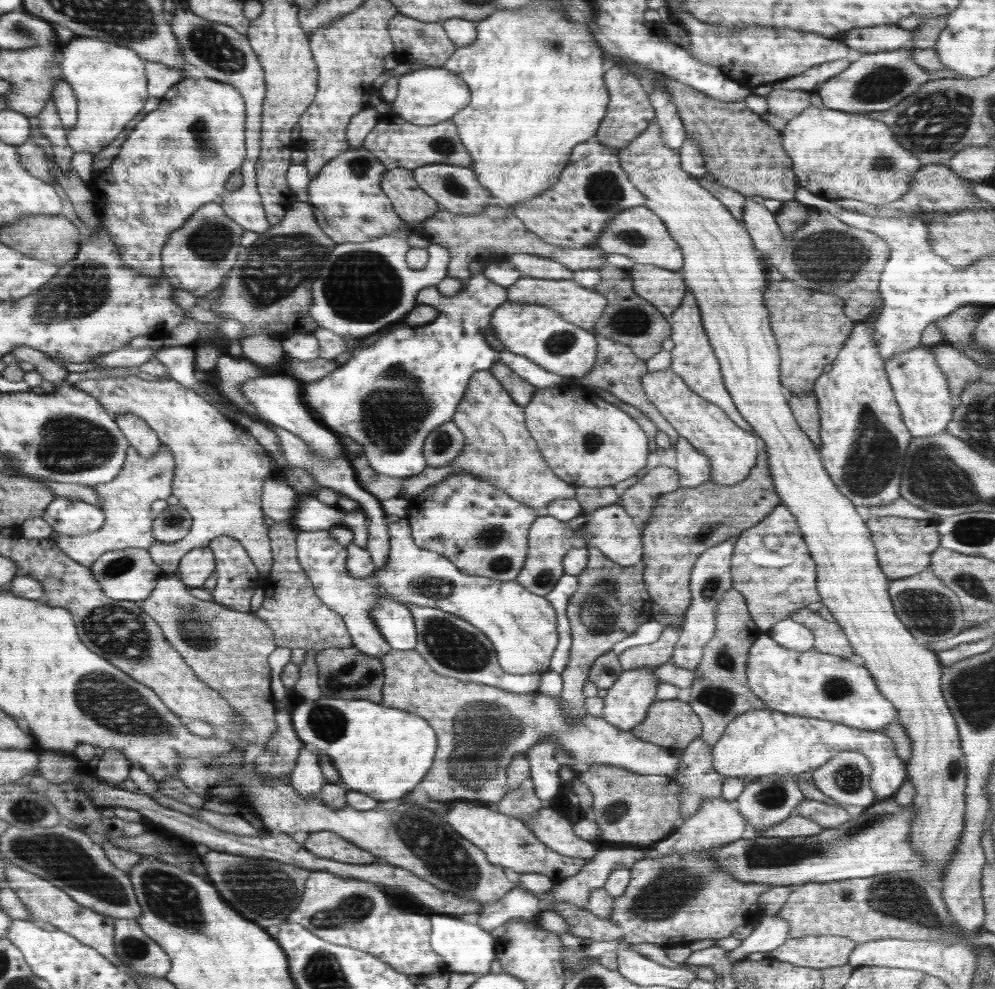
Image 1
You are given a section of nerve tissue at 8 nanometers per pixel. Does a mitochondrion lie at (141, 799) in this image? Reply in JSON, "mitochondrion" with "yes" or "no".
{"mitochondrion":"no"}

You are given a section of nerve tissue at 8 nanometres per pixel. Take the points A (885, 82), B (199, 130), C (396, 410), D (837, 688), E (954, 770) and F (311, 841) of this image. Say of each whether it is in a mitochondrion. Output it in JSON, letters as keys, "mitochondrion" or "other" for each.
{"A":"mitochondrion","B":"mitochondrion","C":"mitochondrion","D":"mitochondrion","E":"other","F":"other"}

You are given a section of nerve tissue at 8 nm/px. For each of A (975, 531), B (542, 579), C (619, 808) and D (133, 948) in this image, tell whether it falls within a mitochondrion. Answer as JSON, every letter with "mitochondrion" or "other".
{"A":"mitochondrion","B":"mitochondrion","C":"mitochondrion","D":"mitochondrion"}

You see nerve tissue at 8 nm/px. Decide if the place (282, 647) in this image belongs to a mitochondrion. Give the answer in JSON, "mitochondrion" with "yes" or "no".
{"mitochondrion":"no"}

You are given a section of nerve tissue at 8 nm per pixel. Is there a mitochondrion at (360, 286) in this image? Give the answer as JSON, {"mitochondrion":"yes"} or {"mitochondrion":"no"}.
{"mitochondrion":"yes"}

